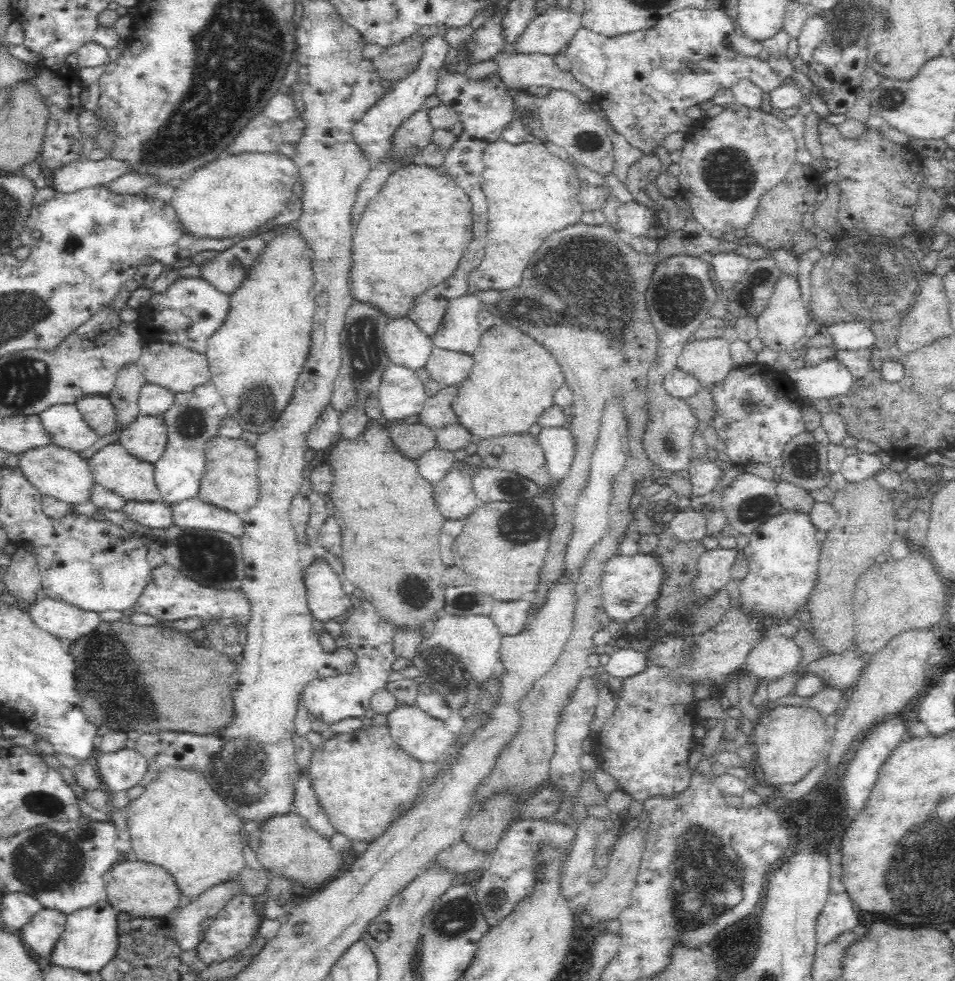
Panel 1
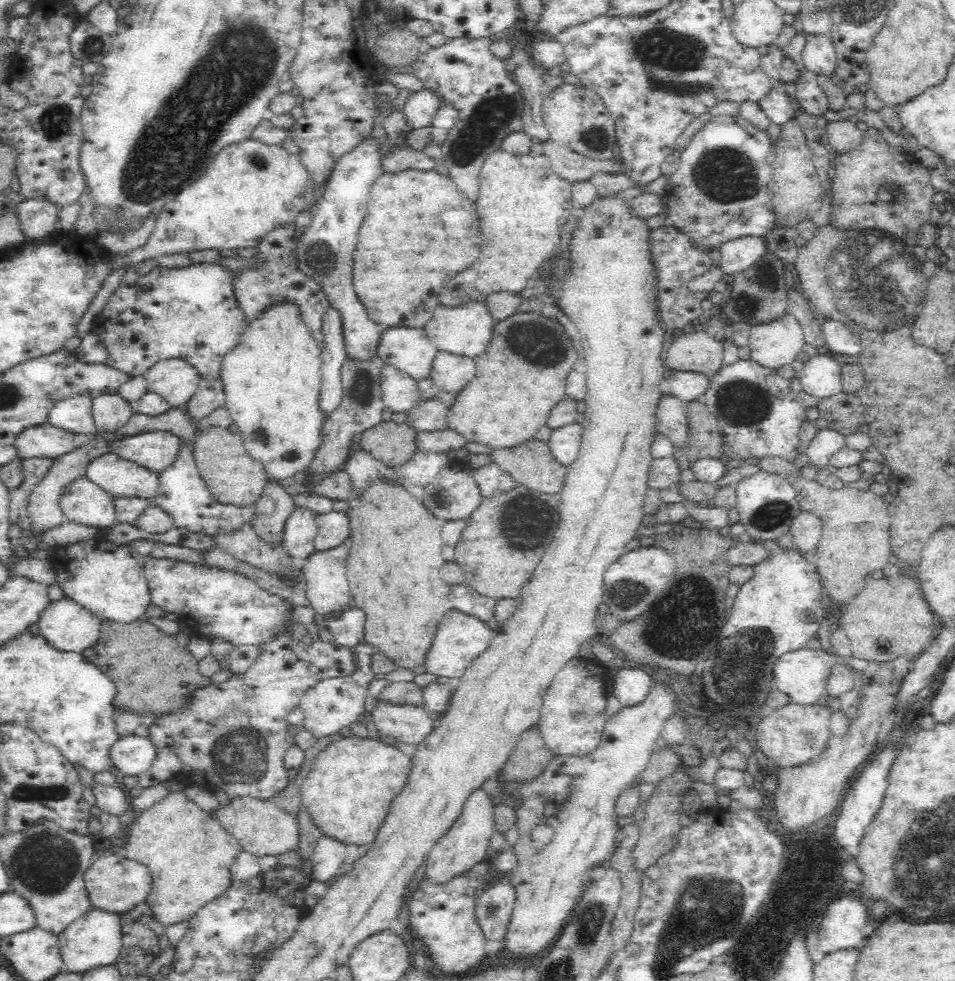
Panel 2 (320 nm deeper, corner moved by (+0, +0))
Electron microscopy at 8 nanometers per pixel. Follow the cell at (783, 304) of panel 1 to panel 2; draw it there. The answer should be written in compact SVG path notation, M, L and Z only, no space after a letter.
M787 310L778 318L751 327L750 359L776 370L796 360L805 343L802 325Z

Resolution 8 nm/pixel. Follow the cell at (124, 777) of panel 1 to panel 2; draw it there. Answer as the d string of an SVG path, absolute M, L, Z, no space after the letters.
M134 734L119 738L111 746L109 757L119 778L138 776L152 766L157 755L156 750L148 737Z

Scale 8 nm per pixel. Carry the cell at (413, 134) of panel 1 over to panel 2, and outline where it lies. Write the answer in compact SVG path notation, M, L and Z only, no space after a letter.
M423 89L412 93L402 111L408 129L411 131L430 127L439 108L438 96L435 96L429 90Z

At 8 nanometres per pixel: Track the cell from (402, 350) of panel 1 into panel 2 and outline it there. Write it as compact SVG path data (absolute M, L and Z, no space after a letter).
M389 325L381 332L375 354L417 382L429 376L437 352L424 328Z

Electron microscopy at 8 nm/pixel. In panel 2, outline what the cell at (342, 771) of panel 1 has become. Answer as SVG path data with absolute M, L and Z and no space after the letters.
M342 737L320 745L320 751L300 785L301 805L311 814L322 834L345 845L369 846L374 842L376 830L382 826L394 796L406 786L410 772L410 756L396 746L369 737Z

